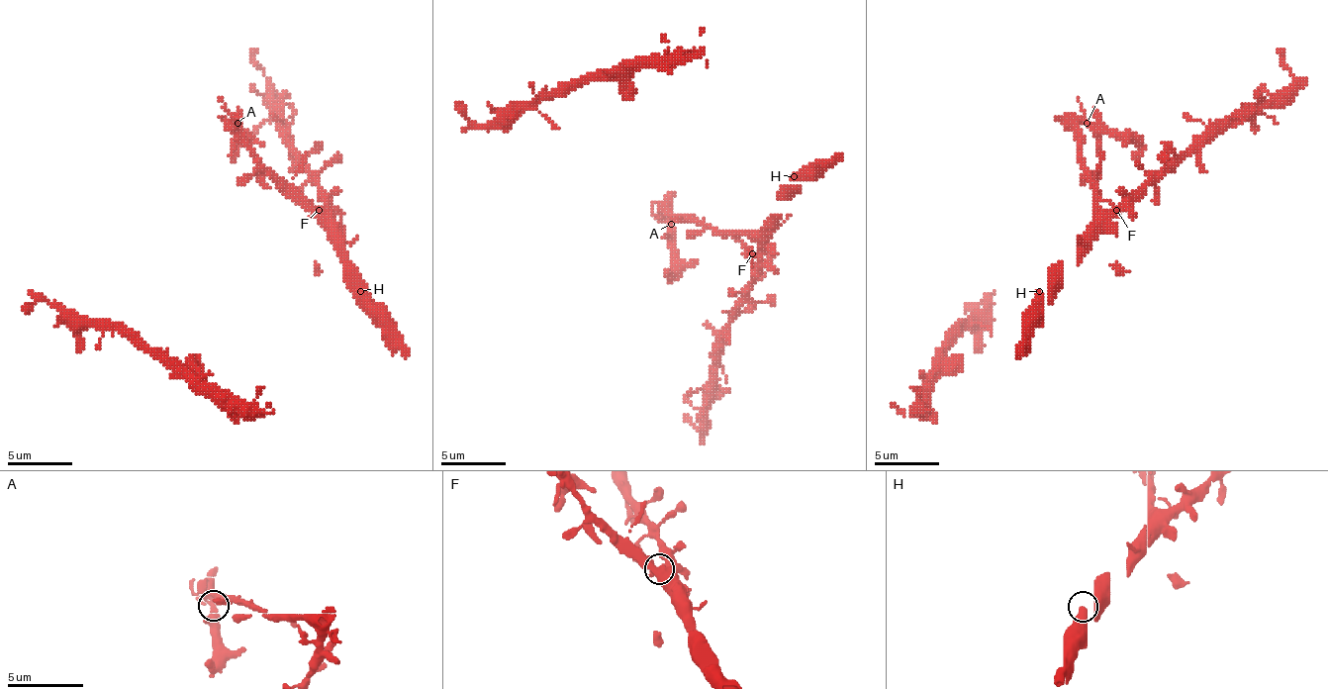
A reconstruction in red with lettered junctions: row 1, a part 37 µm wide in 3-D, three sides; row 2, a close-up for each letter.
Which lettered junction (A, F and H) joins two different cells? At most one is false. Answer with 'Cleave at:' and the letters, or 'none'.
Cleave at: A

